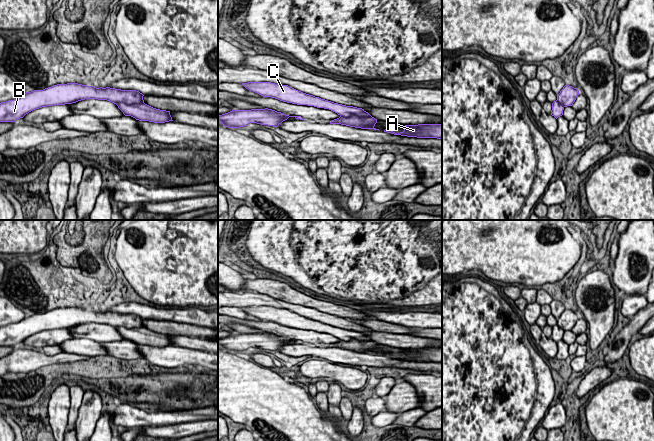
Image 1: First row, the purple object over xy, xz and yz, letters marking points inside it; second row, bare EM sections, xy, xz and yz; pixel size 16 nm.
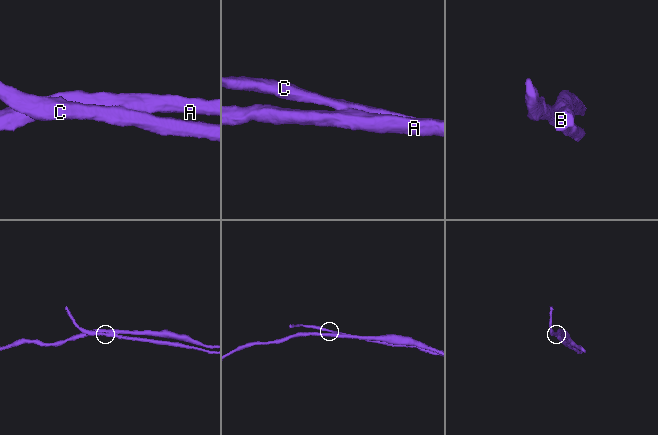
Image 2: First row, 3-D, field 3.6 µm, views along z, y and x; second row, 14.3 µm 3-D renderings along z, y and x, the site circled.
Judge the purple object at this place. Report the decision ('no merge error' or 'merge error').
merge error

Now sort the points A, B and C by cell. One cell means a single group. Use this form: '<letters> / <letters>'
A B / C

